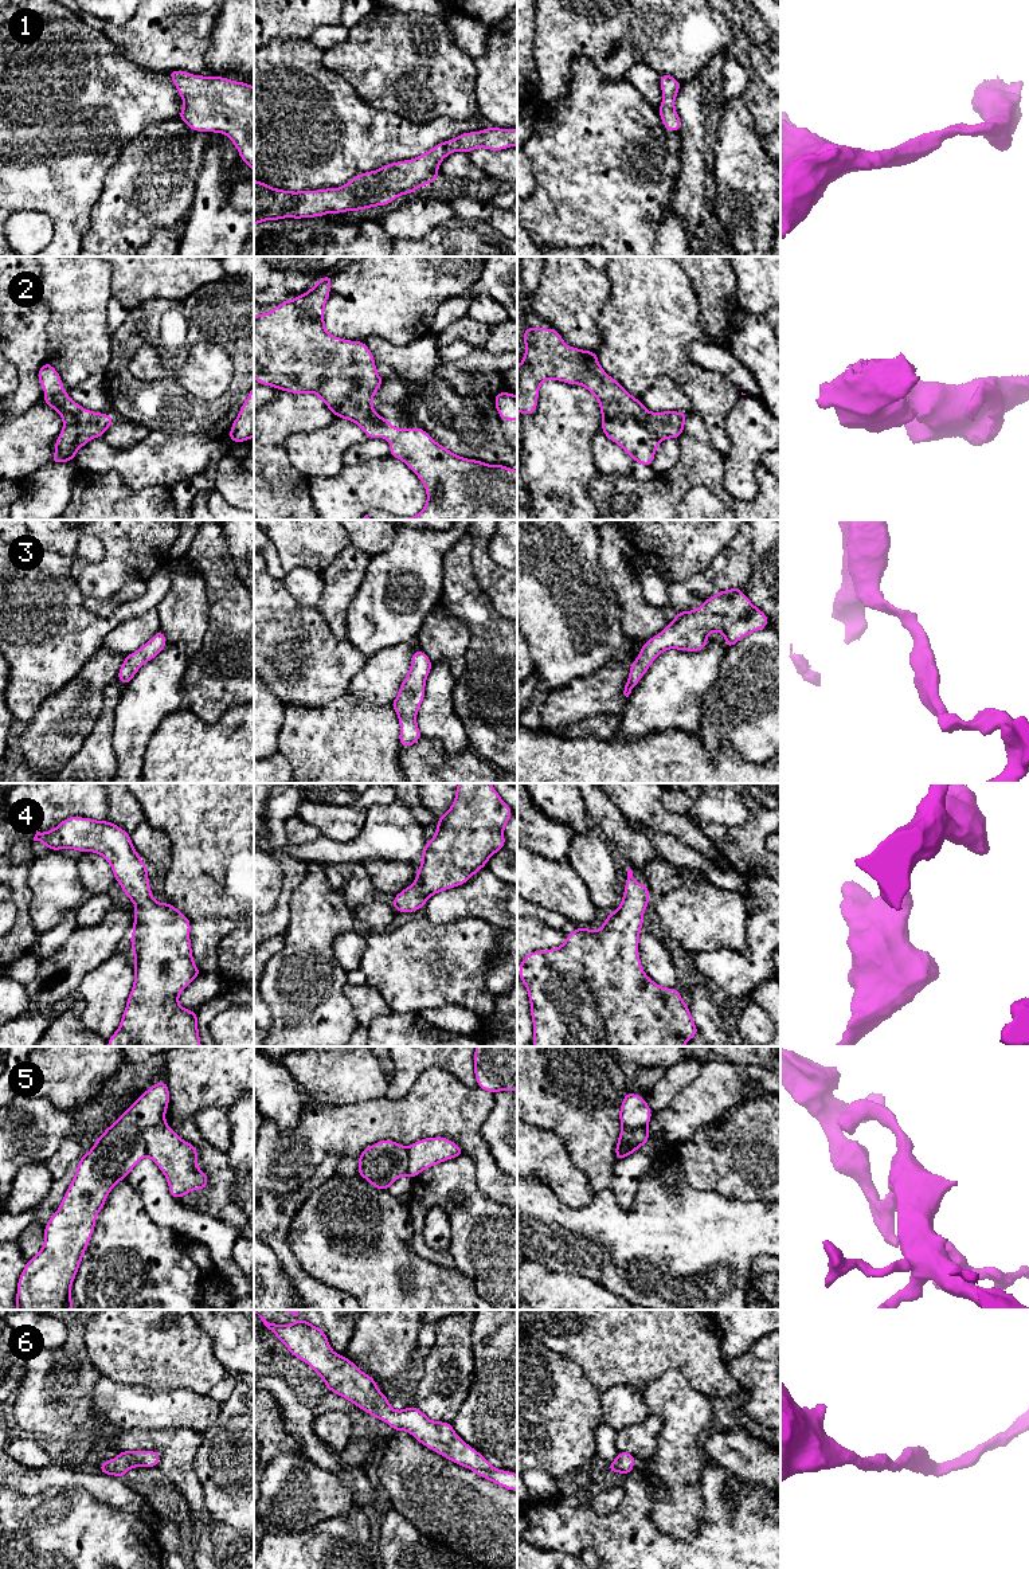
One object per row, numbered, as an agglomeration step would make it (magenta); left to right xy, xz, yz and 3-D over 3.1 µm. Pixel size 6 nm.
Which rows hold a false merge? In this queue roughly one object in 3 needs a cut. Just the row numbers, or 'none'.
5

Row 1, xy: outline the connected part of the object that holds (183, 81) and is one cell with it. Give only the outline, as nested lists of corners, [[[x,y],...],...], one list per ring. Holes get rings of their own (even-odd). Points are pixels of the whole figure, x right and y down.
[[[167,73],[184,101],[179,113],[191,130],[226,134],[254,173],[254,87],[224,77]]]

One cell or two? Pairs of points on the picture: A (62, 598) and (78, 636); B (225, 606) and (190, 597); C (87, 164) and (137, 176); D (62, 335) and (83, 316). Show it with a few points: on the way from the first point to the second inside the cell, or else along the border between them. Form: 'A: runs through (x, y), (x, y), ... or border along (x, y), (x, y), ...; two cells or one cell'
A: runs through (62, 607), (62, 619), (69, 626); one cell
B: border along (196, 572), (206, 589), (206, 633); two cells
C: border along (126, 144), (109, 169), (102, 194), (97, 199); two cells
D: runs through (67, 332), (78, 321); one cell

